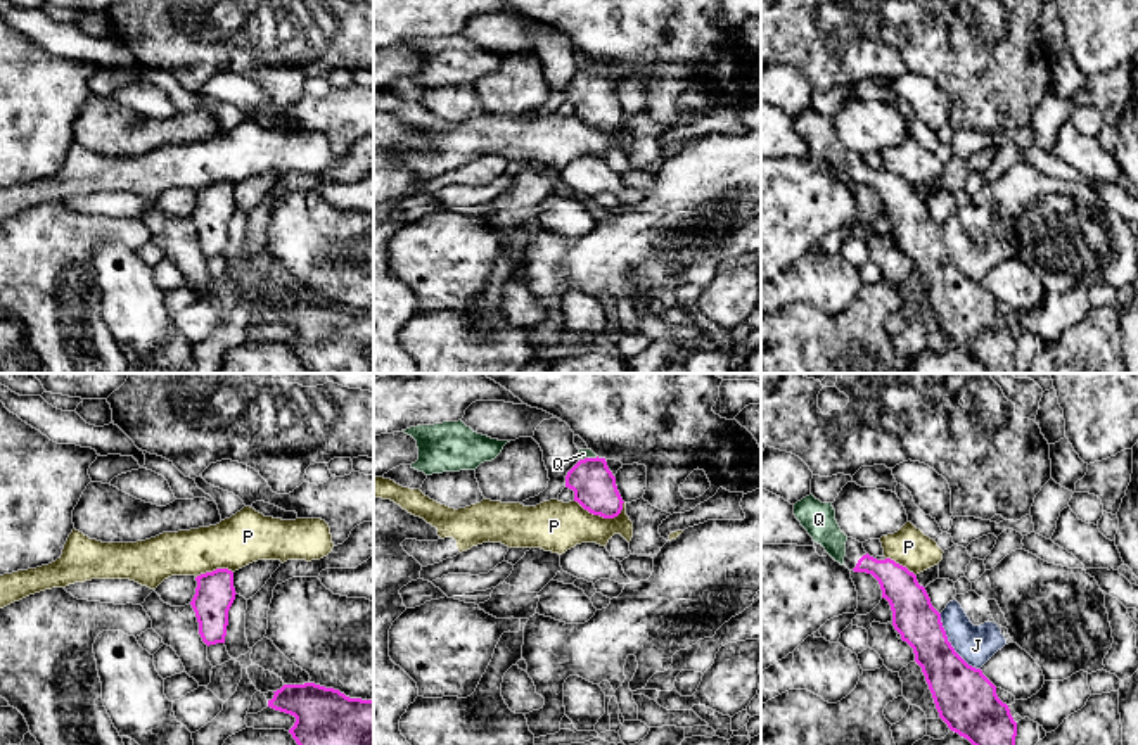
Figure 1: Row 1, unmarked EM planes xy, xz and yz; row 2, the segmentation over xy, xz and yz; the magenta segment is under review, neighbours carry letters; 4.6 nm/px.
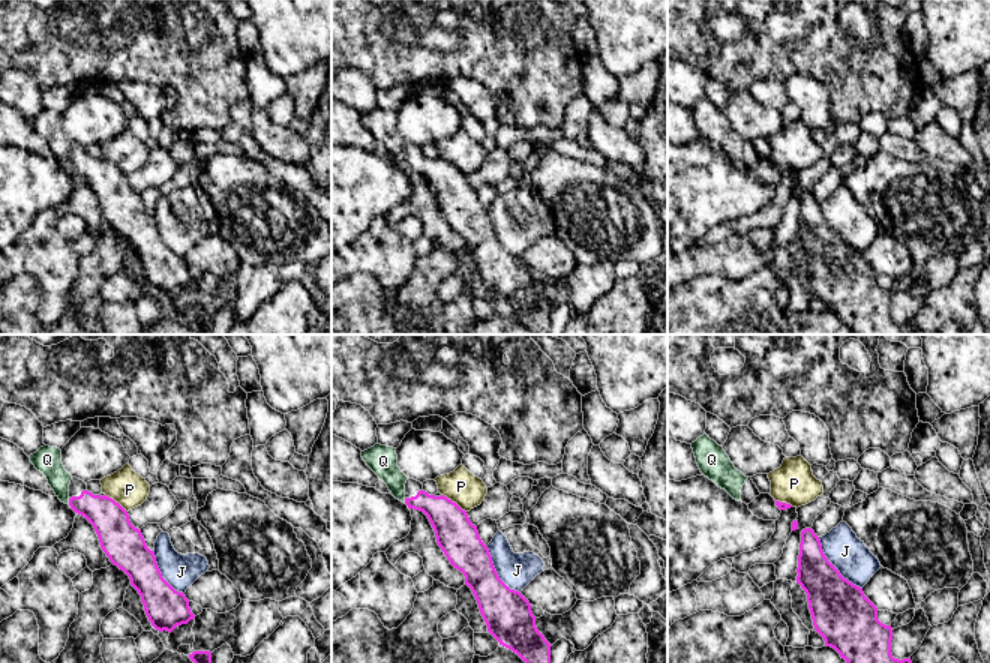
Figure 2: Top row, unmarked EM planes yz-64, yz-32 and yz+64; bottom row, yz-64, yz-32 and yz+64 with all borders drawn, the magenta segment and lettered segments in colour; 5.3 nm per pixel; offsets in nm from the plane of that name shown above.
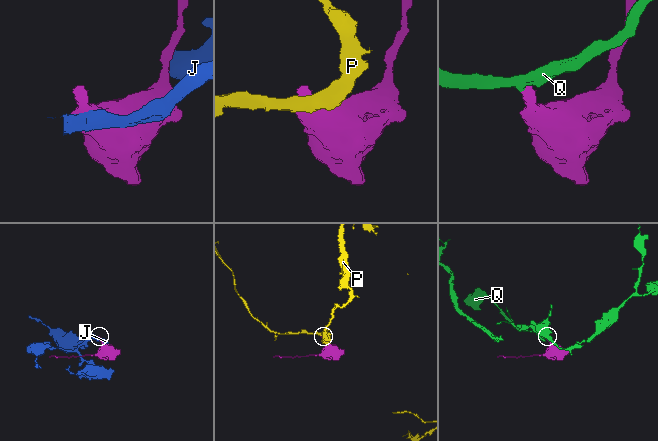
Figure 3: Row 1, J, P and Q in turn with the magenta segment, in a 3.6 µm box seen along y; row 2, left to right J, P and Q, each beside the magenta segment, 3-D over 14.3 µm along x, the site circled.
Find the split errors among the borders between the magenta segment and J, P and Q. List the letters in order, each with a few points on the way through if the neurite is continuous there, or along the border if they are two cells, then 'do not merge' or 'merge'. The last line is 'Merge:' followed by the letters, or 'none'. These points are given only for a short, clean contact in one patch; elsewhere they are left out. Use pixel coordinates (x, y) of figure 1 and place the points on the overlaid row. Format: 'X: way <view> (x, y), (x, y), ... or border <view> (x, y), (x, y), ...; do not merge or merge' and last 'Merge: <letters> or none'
J: do not merge
P: border xz (575, 500), (604, 517), (614, 517), (623, 509); do not merge
Q: way xz (594, 484), (588, 458), (583, 453); merge
Merge: Q

